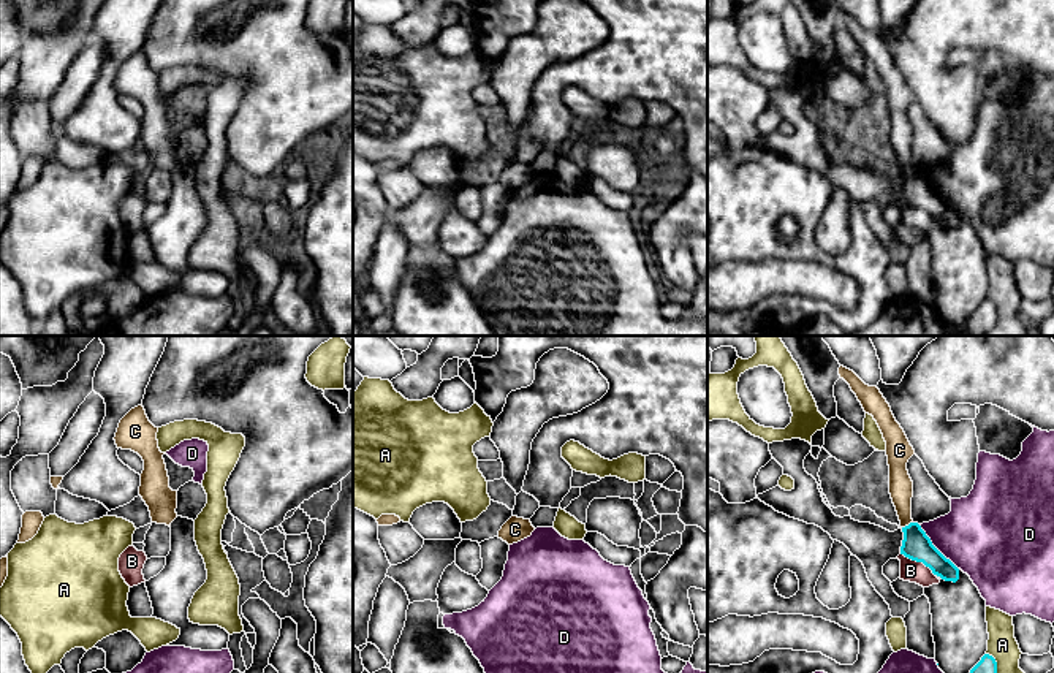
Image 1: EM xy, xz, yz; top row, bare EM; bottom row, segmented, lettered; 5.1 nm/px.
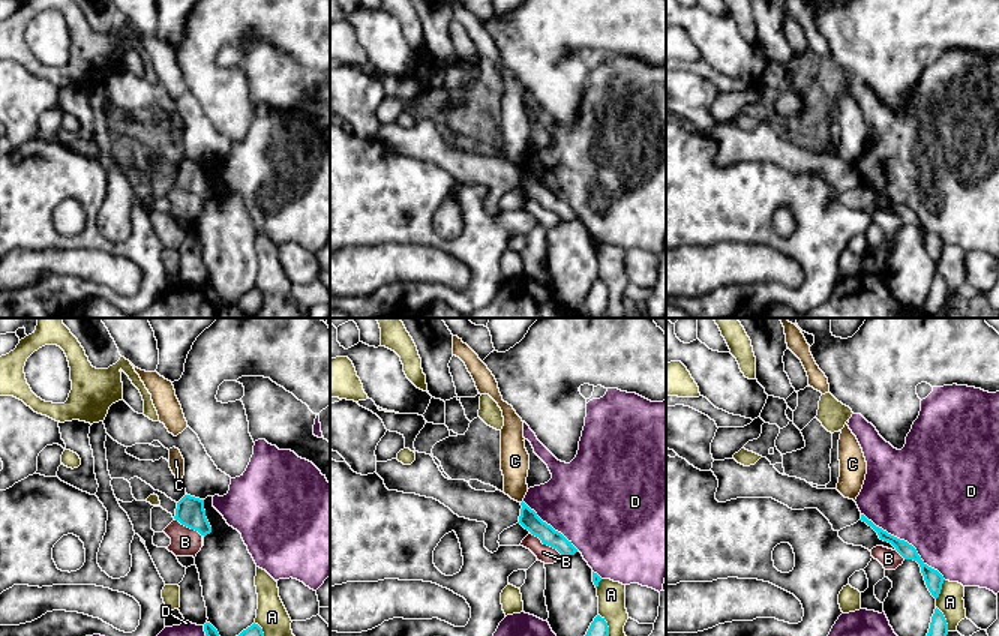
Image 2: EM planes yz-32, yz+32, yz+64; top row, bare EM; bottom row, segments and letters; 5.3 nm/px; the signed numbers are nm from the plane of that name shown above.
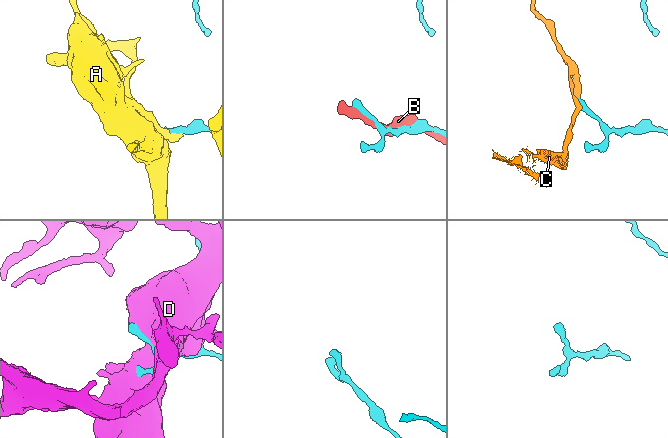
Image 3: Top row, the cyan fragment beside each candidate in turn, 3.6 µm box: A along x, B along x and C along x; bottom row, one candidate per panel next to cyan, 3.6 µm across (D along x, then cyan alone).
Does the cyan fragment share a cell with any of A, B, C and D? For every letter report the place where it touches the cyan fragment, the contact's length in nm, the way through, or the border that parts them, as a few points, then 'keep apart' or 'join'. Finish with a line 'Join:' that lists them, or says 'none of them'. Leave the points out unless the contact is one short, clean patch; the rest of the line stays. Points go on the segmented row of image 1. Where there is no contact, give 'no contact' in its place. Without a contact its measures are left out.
A: yz (996, 662) | 120 nm | keep apart
B: yz (918, 561) | 200 nm | keep apart
C: yz (909, 524) | 70 nm | along yz (912, 521), (902, 528) | keep apart
D: yz (934, 547) | 300 nm | keep apart
Join: none of them

